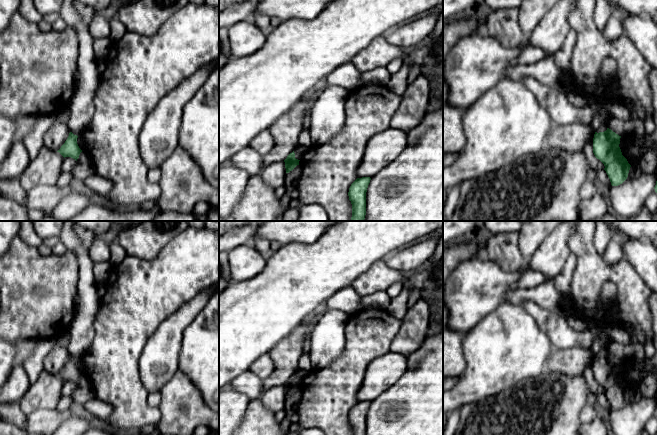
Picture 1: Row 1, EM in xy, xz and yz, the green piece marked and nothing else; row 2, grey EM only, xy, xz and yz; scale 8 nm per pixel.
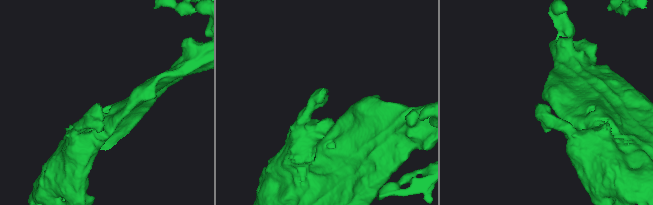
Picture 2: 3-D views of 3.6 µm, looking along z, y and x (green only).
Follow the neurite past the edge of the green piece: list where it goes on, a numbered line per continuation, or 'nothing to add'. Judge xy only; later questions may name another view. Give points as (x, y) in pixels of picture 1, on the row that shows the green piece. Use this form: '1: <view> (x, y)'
nothing to add

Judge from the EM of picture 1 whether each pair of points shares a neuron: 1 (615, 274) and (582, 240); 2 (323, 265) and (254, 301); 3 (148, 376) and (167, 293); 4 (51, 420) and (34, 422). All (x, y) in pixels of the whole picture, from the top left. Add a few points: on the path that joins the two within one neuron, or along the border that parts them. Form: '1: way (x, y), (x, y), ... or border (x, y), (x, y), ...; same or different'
1: way (605, 271), (585, 250); same
2: way (306, 278), (271, 301); same
3: border (178, 309), (159, 325), (146, 343); different
4: way (47, 421), (38, 422); same

